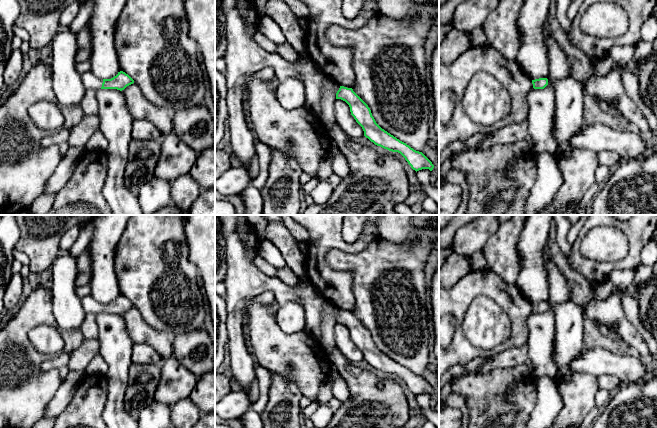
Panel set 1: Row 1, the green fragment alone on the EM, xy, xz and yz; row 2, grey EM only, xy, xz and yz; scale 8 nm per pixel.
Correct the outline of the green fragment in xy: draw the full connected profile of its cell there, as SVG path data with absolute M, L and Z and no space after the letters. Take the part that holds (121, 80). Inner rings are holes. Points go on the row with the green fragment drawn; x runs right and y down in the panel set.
M91 70L82 74L82 82L86 90L117 89L124 90L134 83L134 80L125 72L120 71L111 79L99 79Z

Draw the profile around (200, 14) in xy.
M185 0L189 35L199 46L215 104L215 0Z

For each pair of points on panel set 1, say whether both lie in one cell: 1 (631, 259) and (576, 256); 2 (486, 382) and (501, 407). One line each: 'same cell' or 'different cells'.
1: same cell
2: same cell

